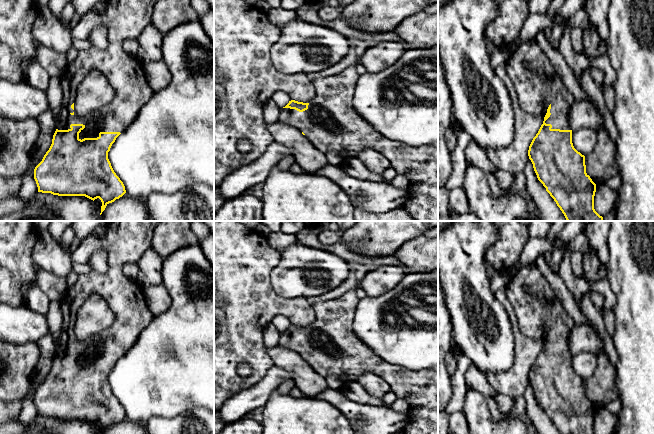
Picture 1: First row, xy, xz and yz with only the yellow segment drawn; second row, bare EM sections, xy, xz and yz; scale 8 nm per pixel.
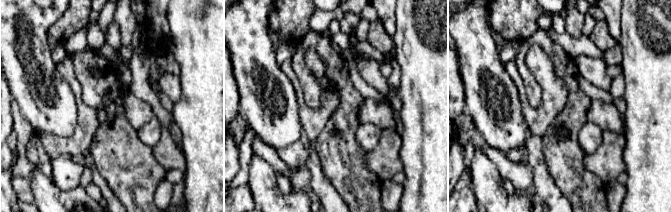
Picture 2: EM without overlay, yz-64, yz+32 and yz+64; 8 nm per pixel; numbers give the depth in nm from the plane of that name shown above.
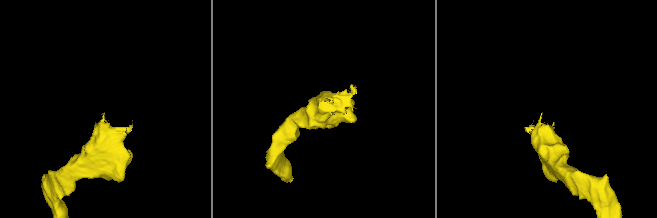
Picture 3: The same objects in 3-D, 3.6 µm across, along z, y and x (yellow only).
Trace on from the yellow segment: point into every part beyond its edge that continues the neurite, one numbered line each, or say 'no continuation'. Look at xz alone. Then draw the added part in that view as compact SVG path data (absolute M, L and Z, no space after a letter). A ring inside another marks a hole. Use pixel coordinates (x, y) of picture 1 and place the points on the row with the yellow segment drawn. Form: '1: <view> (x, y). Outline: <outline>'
1: xz (330, 123). Outline: M355 66L342 72L313 81L316 96L308 109L299 112L282 108L278 120L297 128L323 153L335 151L343 159L357 158L365 149L373 149L385 156L397 174L407 175L412 187L411 197L403 205L416 221L438 221L438 147L411 146L400 141L390 140L364 121L352 106L352 99L359 79Z

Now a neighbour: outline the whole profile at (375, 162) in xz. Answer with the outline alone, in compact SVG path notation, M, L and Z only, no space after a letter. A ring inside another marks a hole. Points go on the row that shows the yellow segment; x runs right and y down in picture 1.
M373 149L361 151L357 158L372 173L381 174L391 167L389 160Z

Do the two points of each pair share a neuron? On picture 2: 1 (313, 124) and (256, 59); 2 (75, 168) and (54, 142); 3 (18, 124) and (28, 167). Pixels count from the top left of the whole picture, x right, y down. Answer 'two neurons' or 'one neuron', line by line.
1: two neurons
2: two neurons
3: one neuron

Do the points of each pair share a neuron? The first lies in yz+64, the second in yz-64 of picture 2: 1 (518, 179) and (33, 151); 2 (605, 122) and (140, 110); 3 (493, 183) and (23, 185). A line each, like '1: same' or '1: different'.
1: same
2: same
3: different

